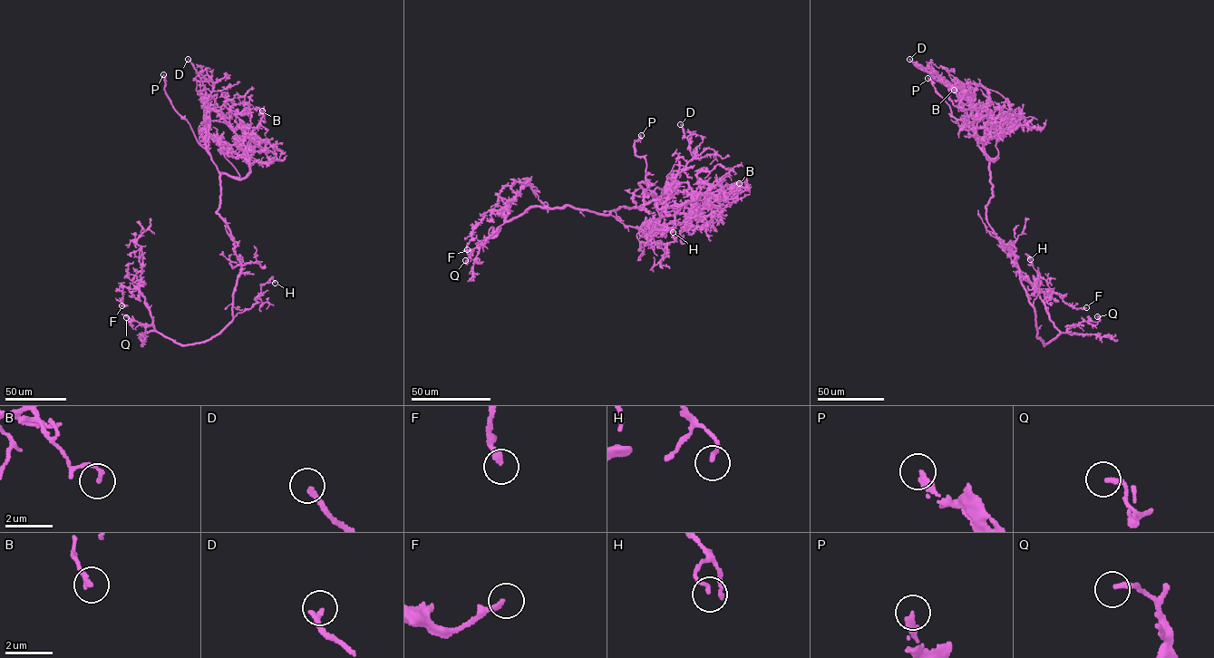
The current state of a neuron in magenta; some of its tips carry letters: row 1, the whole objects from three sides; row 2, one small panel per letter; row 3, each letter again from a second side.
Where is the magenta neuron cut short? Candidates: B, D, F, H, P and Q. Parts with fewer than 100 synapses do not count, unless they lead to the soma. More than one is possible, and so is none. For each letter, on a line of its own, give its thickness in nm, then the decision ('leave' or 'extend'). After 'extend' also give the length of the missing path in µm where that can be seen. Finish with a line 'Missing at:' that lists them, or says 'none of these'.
B: calibre 150 nm; leave
D: calibre 220 nm; leave
F: calibre 200 nm; leave
H: calibre 140 nm; leave
P: calibre 220 nm; extend; missing 15 µm
Q: calibre 200 nm; leave
Missing at: P

